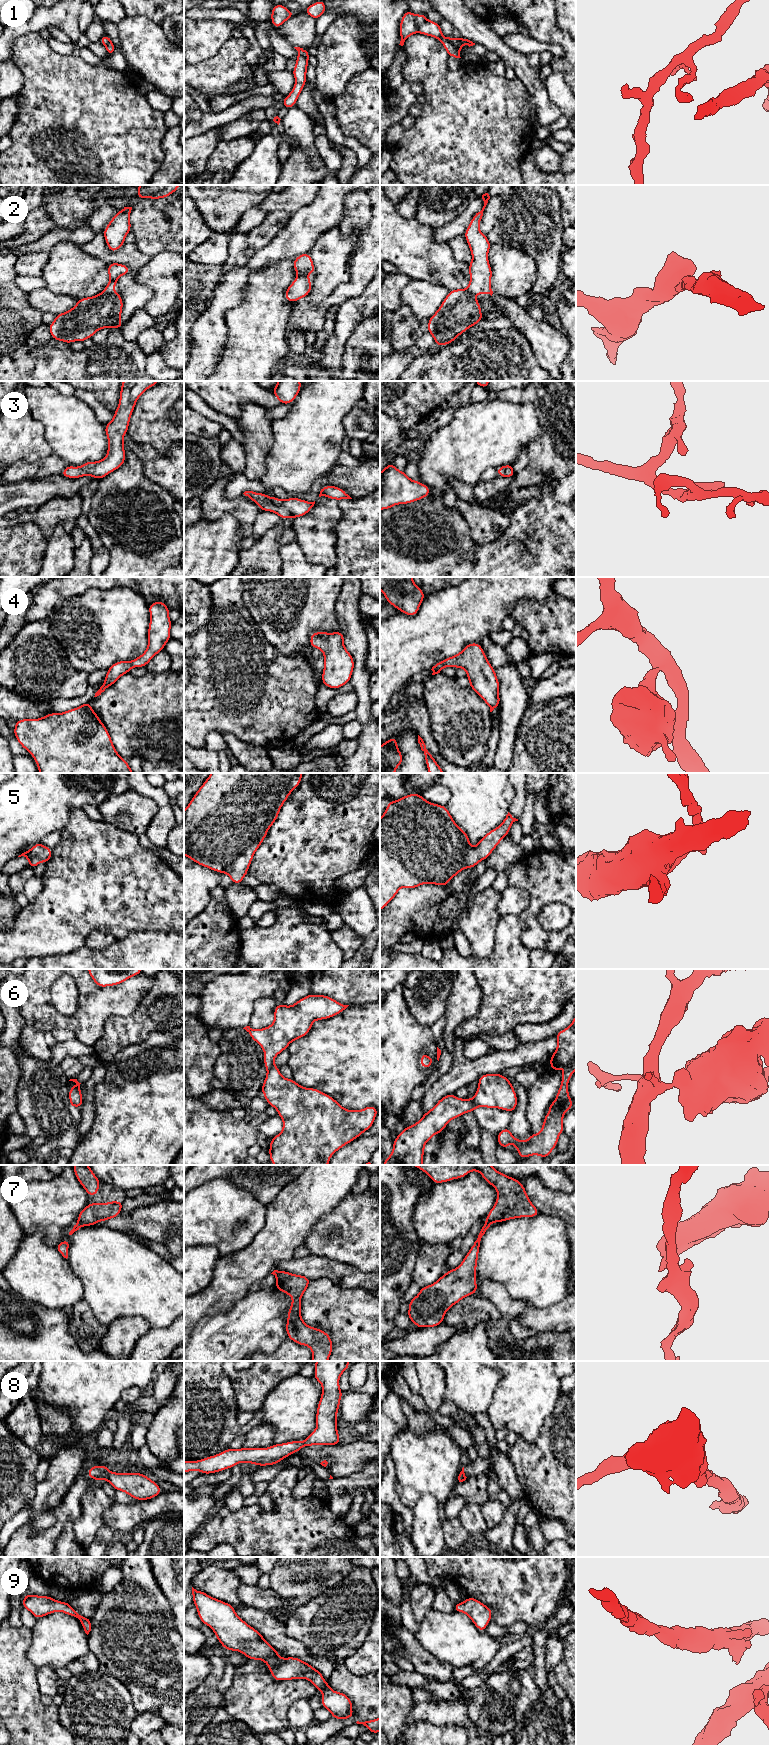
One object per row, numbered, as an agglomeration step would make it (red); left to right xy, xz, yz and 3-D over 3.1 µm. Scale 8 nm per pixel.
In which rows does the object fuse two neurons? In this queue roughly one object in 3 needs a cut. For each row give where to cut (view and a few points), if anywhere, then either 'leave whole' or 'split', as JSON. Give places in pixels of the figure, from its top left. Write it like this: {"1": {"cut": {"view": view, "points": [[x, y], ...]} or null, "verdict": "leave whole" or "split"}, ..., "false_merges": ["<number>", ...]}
{"1": {"cut": {"view": "yz", "points": [[426, 18], [417, 31]]}, "verdict": "split"}, "2": {"cut": null, "verdict": "leave whole"}, "3": {"cut": null, "verdict": "leave whole"}, "4": {"cut": null, "verdict": "leave whole"}, "5": {"cut": null, "verdict": "leave whole"}, "6": {"cut": {"view": "yz", "points": [[473, 1098], [479, 1105]]}, "verdict": "split"}, "7": {"cut": {"view": "xy", "points": [[79, 1220], [83, 1224]]}, "verdict": "split"}, "8": {"cut": {"view": "xy", "points": [[109, 1472], [105, 1478]]}, "verdict": "split"}, "9": {"cut": null, "verdict": "leave whole"}, "false_merges": ["1", "6", "7", "8"]}

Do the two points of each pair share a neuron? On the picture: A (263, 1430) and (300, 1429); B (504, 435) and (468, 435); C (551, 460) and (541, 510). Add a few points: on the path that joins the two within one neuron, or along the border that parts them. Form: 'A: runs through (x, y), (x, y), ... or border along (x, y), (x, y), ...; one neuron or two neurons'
A: border along (262, 1422), (268, 1423), (274, 1428), (274, 1443); two neurons
B: runs through (495, 435), (477, 435); one neuron
C: border along (557, 481), (551, 478), (544, 478), (538, 485); two neurons

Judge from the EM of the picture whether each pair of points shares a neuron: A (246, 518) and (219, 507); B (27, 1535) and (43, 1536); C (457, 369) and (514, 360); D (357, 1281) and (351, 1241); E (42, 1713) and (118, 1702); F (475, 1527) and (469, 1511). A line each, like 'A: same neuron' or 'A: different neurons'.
A: same neuron
B: same neuron
C: same neuron
D: different neurons
E: different neurons
F: same neuron

